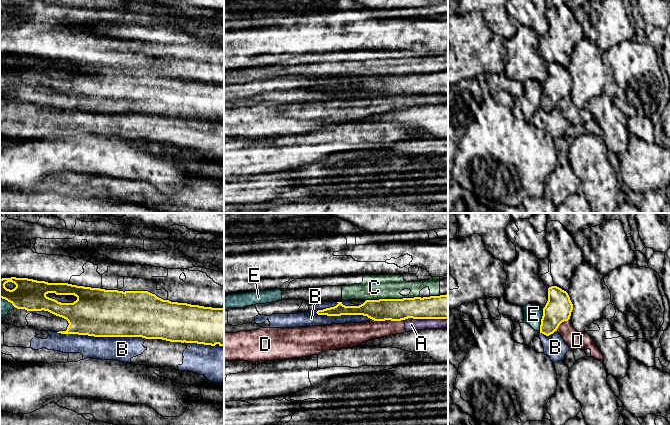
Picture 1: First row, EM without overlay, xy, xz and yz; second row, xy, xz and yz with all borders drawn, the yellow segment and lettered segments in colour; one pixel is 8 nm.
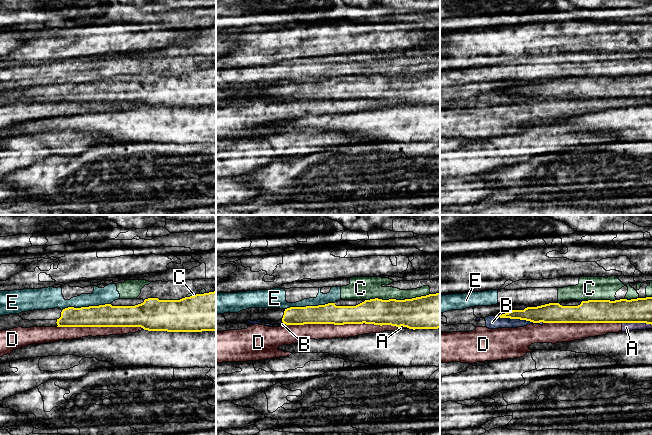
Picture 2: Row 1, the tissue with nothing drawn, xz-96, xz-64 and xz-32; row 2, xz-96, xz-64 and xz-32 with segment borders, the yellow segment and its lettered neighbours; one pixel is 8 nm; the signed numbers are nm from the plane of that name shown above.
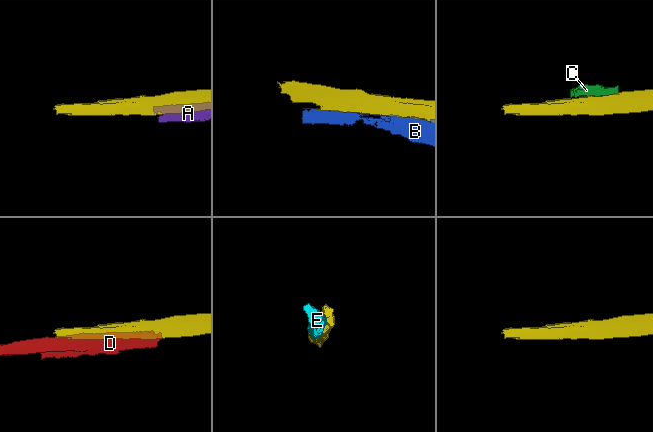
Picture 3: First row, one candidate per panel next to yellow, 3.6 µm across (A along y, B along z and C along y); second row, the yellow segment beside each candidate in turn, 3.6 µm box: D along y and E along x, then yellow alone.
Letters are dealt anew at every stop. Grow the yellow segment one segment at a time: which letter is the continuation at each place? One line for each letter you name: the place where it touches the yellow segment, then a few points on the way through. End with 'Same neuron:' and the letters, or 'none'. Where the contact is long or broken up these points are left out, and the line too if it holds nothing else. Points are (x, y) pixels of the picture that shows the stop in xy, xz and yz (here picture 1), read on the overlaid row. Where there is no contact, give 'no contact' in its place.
Same neuron: none

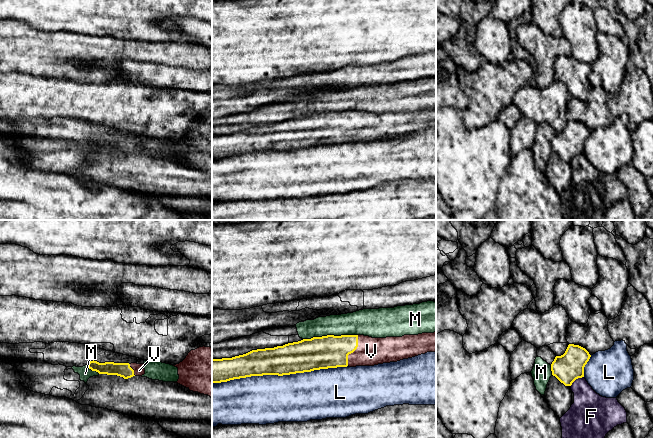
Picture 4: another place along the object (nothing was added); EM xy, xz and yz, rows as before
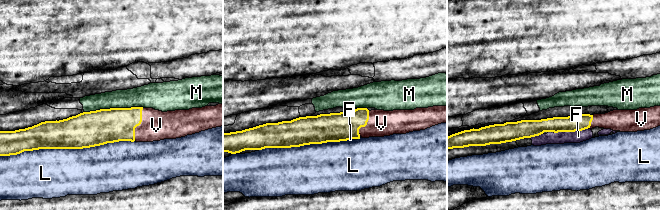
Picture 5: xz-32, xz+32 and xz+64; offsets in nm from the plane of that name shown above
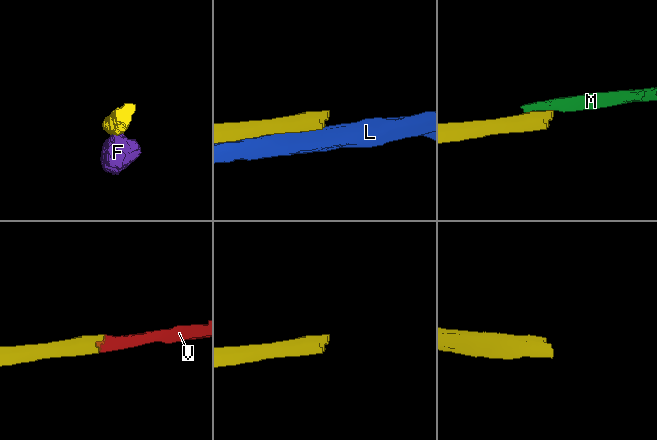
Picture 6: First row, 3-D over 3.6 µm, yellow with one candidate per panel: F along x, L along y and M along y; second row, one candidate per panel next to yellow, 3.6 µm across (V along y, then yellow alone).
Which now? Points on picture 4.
V: meets yellow in xz at (353, 351); runs through xz (330, 351), (353, 351), (371, 351)
Same neuron: V

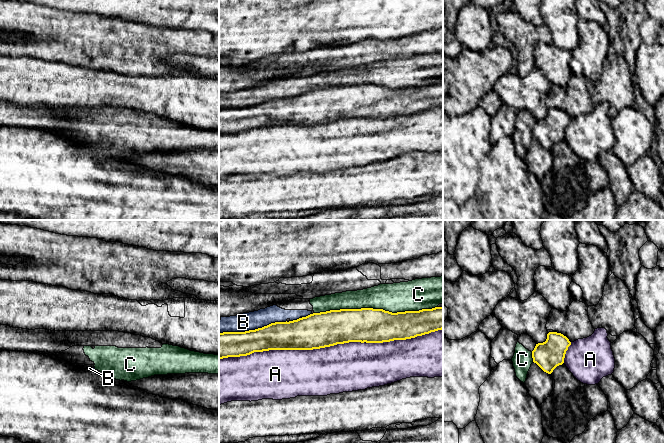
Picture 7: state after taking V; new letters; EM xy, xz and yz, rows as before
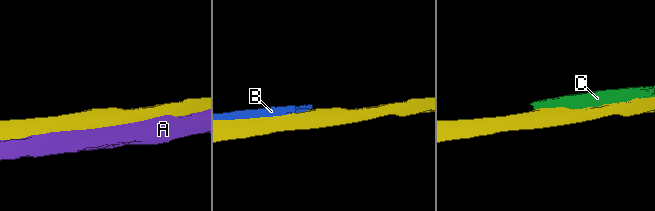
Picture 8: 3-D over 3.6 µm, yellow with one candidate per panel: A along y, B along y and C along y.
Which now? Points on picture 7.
Same neuron: none

